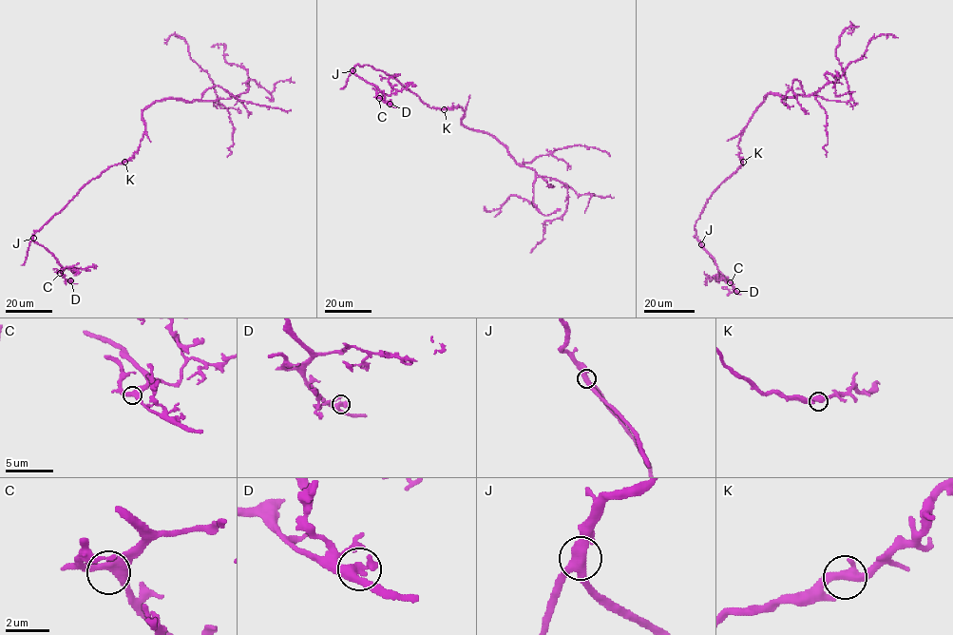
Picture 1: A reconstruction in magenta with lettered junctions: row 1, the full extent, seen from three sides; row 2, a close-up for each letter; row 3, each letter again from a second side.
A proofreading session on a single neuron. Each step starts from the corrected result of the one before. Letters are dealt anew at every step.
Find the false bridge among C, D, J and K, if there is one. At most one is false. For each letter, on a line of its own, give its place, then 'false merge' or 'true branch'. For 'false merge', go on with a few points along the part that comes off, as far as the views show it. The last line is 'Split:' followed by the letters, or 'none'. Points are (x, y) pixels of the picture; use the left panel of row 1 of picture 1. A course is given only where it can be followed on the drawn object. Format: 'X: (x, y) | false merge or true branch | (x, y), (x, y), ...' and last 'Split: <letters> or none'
C: (60, 273) | true branch
D: (70, 280) | true branch
J: (33, 238) | true branch
K: (124, 162) | true branch
Split: none

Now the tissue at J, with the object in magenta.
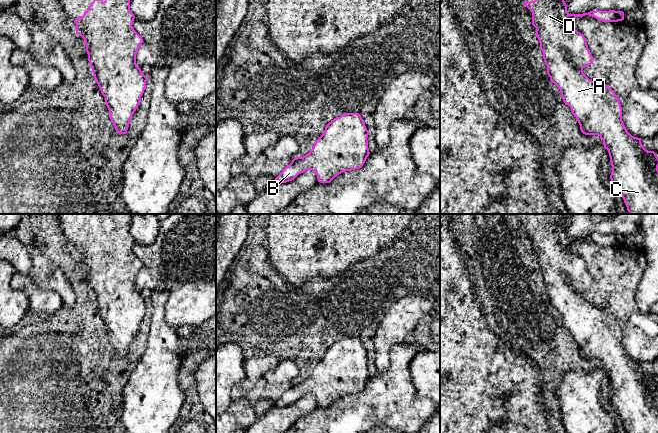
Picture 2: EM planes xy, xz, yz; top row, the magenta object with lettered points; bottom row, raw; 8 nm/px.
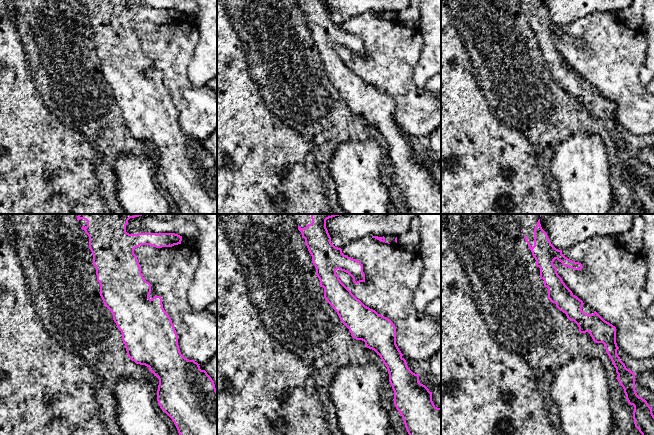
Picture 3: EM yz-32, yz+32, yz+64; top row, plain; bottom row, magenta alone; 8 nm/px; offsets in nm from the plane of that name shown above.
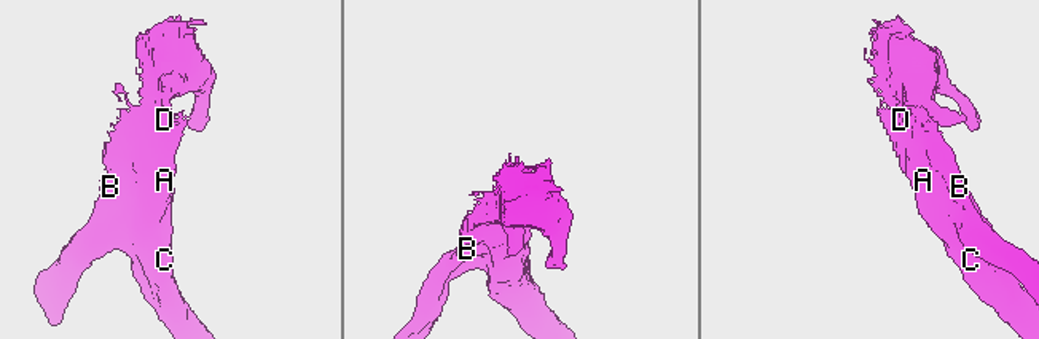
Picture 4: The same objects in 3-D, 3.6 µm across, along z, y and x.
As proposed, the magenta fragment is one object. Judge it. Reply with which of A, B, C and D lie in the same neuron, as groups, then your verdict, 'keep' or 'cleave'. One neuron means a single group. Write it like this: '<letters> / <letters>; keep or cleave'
A B C D; keep

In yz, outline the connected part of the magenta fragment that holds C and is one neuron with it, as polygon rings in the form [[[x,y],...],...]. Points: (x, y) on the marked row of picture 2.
[[[534,0],[524,2],[532,12],[532,25],[536,28],[536,37],[543,52],[543,59],[547,65],[547,74],[551,83],[554,83],[561,92],[561,97],[577,119],[580,130],[585,135],[598,135],[603,140],[604,148],[608,150],[612,172],[610,179],[614,187],[620,192],[629,214],[658,214],[658,157],[654,151],[646,150],[641,138],[632,136],[622,121],[622,107],[615,92],[606,84],[598,84],[590,80],[583,69],[593,63],[587,40],[583,34],[571,28],[569,24],[576,17],[590,15],[602,22],[618,22],[624,20],[623,11],[590,11],[583,14],[569,14],[564,0]]]

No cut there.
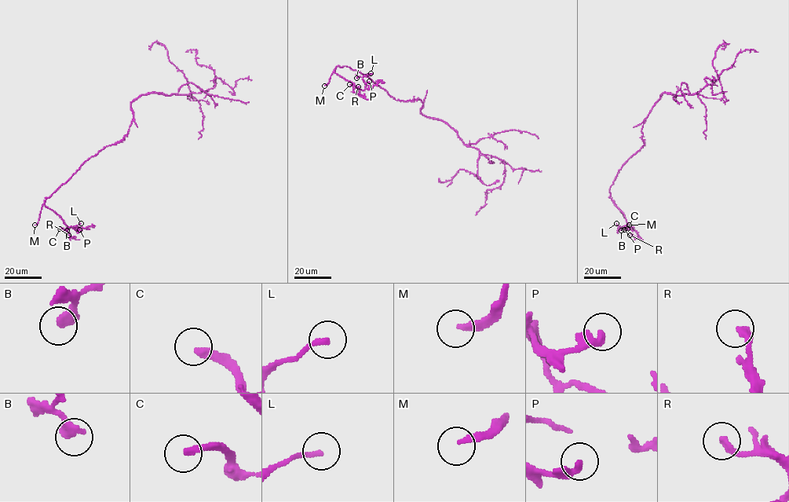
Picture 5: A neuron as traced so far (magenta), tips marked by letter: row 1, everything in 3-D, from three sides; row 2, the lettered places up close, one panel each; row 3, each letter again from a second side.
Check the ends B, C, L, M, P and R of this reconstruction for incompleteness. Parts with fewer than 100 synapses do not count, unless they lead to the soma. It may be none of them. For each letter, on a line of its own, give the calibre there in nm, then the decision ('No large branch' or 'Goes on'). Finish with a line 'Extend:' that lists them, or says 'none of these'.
B: Thickness 360 nm. No large branch
C: Thickness 280 nm. Goes on
L: Thickness 190 nm. No large branch
M: Thickness 240 nm. Goes on
P: Thickness 240 nm. No large branch
R: Thickness 280 nm. No large branch
Extend: C, M

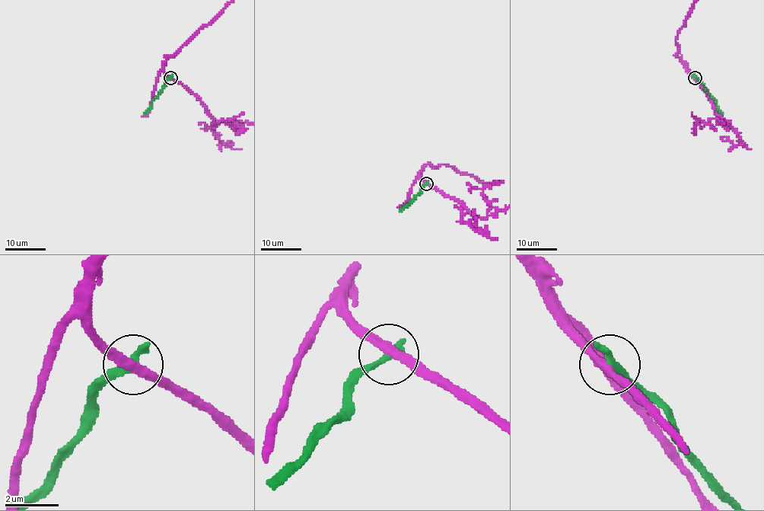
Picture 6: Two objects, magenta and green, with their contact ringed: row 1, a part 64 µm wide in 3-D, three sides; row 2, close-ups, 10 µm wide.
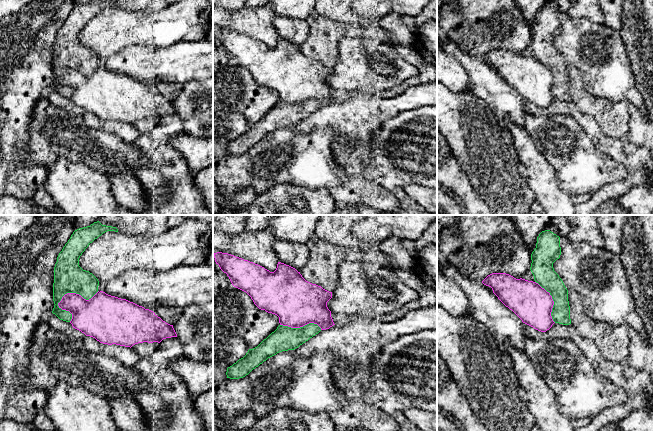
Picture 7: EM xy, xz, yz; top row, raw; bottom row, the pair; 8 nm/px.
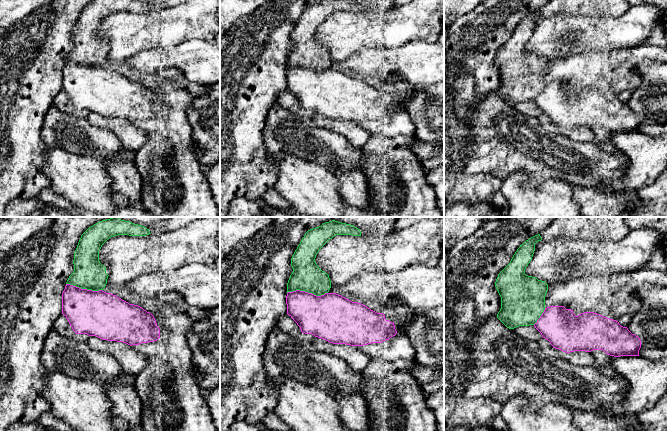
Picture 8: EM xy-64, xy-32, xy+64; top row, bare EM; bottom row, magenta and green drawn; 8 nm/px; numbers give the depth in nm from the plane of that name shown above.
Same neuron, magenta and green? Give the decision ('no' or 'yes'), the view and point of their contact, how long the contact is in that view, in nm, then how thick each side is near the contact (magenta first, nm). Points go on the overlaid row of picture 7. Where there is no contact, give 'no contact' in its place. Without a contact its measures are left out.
no; meets magenta in xy at (76, 294); contact 360 nm long; 320 nm thick on the magenta side, 240 nm on the other

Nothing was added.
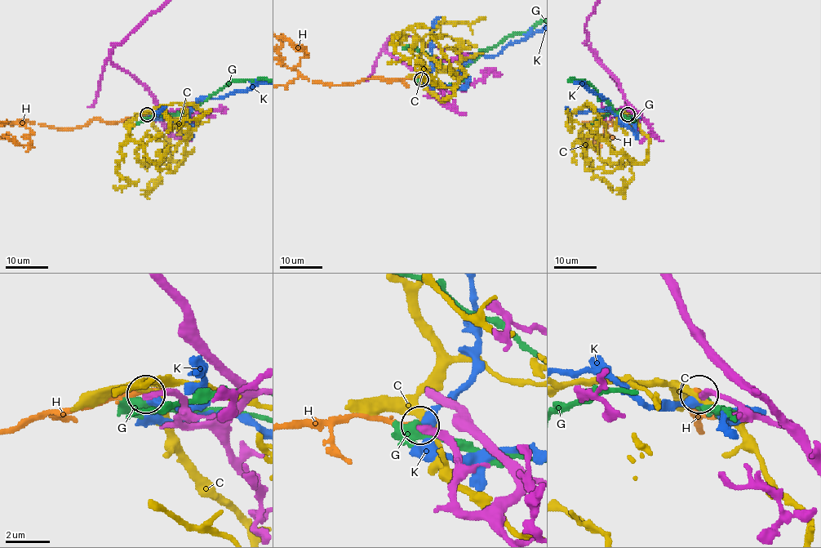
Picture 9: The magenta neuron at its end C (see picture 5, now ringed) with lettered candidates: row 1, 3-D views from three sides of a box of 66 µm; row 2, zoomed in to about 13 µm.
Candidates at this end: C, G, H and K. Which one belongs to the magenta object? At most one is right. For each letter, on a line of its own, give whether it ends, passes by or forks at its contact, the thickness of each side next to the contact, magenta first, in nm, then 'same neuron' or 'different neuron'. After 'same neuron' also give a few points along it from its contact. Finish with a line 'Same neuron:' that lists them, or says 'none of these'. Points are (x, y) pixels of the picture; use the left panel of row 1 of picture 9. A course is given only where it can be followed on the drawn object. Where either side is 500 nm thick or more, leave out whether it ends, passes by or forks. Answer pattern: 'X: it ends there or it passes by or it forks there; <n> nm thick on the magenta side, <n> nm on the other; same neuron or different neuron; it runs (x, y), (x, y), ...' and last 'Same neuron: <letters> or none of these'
C: it passes by; 360 nm thick on the magenta side, 360 nm on the other; different neuron
G: it forks there; 320 nm thick on the magenta side, 360 nm on the other; different neuron
H: it ends there; 360 nm thick on the magenta side, 300 nm on the other; different neuron
K: it passes by; 320 nm thick on the magenta side, 320 nm on the other; different neuron
Same neuron: none of these

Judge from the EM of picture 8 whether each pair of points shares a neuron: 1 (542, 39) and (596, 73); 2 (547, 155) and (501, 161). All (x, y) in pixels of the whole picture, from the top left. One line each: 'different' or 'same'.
1: different
2: same

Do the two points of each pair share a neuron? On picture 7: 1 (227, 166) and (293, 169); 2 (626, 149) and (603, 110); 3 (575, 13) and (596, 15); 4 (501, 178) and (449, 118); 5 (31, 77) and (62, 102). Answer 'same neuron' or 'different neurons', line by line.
1: same neuron
2: different neurons
3: same neuron
4: same neuron
5: different neurons

